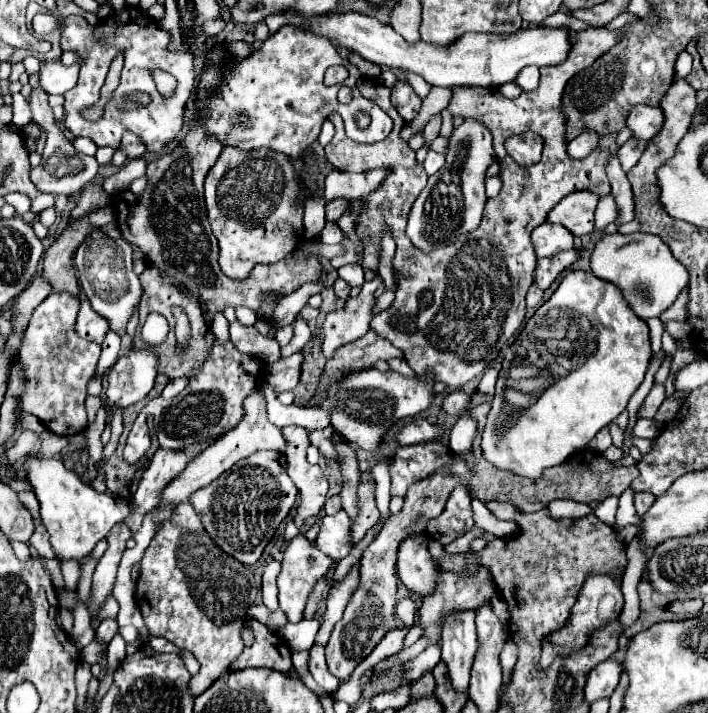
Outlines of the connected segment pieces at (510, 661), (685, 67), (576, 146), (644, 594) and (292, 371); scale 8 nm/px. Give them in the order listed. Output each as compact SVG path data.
M507 643L499 655L499 661L501 661L501 667L503 667L503 685L507 687L509 681L511 681L511 671L517 663L517 647L513 643Z
M683 51L679 57L677 57L677 63L675 63L675 69L677 69L677 77L687 77L689 71L691 71L691 55L687 51Z
M583 131L579 137L575 137L575 141L569 143L567 151L573 159L587 157L591 151L595 151L599 147L599 139L601 139L601 135L597 135L595 131Z
M639 581L639 597L641 597L641 615L639 619L625 631L627 637L631 639L635 633L649 629L651 625L659 623L659 621L667 621L673 617L673 613L667 609L669 603L675 601L675 595L661 595L655 593L651 589L651 585L647 585L647 581Z
M295 353L287 359L279 359L279 361L271 363L267 383L271 383L277 393L293 391L301 377L301 363L303 363L303 353Z

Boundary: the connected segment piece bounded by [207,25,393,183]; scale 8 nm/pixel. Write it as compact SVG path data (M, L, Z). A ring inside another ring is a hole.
M295 25L281 27L273 37L269 37L259 51L255 51L251 57L239 61L235 69L227 69L227 73L233 73L227 77L227 85L207 105L211 105L211 113L207 113L207 129L211 133L217 133L217 137L223 141L223 145L239 145L239 149L259 149L269 147L275 151L283 151L291 157L299 181L301 179L301 153L319 137L319 129L323 121L331 113L339 113L345 121L347 137L359 143L377 143L379 137L387 137L393 129L391 117L381 111L379 105L365 99L355 83L359 79L359 71L343 59L335 45L327 41L327 37L319 37L311 31L299 29ZM331 65L343 65L349 71L349 77L345 81L347 87L353 91L353 101L349 105L337 103L337 91L339 85L325 87L323 75L325 69ZM357 113L367 113L371 117L371 123L367 129L359 129L355 123Z

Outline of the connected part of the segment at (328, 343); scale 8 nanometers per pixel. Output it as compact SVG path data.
M377 275L373 281L363 283L361 293L357 297L349 297L345 301L345 307L339 311L333 311L327 315L323 323L323 355L325 359L331 359L335 351L347 343L357 341L367 333L371 323L371 307L375 303L375 289L383 283L383 279Z

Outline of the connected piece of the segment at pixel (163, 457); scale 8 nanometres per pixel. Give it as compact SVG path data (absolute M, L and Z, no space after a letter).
M195 445L195 449L187 449L187 453L169 453L167 449L157 449L133 495L131 511L143 513L143 515L149 513L159 503L159 493L163 485L167 485L167 481L171 481L175 473L181 473L187 461L195 457L195 453L203 451L203 447L207 445Z

